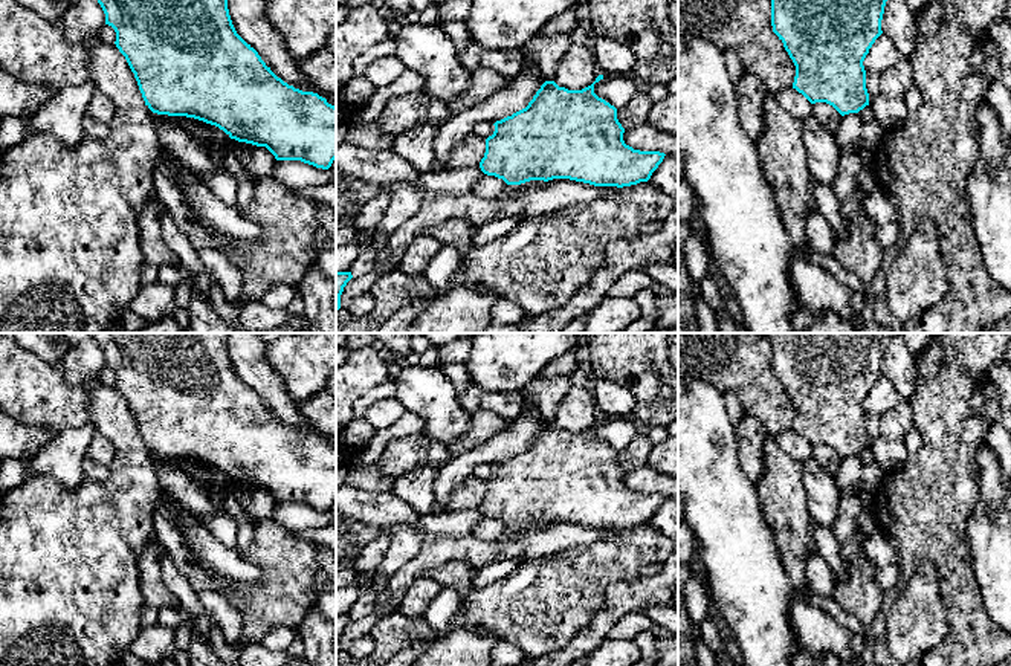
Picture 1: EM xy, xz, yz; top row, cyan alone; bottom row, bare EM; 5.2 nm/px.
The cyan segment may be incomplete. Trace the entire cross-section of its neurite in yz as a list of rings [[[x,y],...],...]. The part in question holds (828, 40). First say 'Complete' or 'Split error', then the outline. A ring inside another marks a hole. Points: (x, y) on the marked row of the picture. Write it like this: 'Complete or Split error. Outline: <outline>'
Complete. Outline: [[[771,0],[773,32],[796,66],[793,89],[811,104],[826,102],[841,116],[869,105],[863,61],[883,34],[887,0]]]

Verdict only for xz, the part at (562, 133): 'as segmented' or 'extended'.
as segmented

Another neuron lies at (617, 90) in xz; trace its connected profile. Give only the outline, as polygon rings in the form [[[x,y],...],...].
[[[606,75],[594,84],[594,93],[617,110],[626,105],[638,89],[638,81],[631,75]]]

